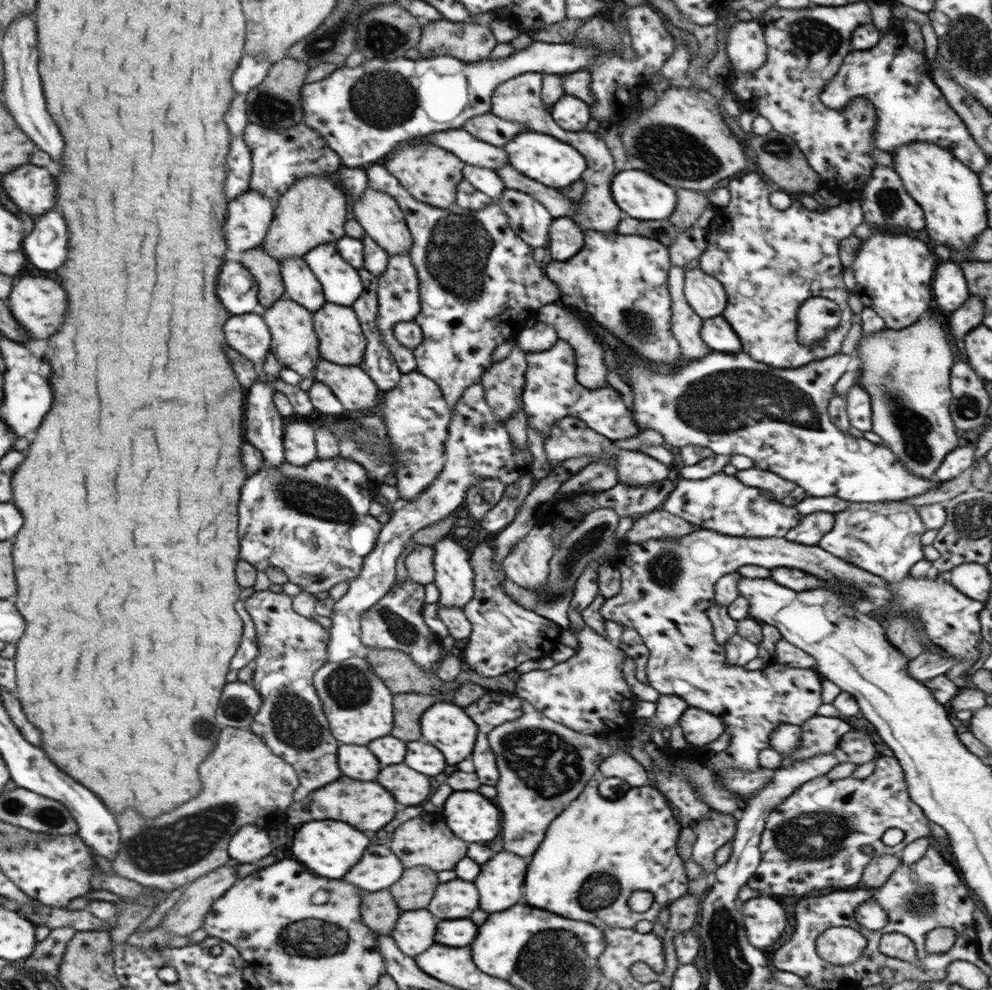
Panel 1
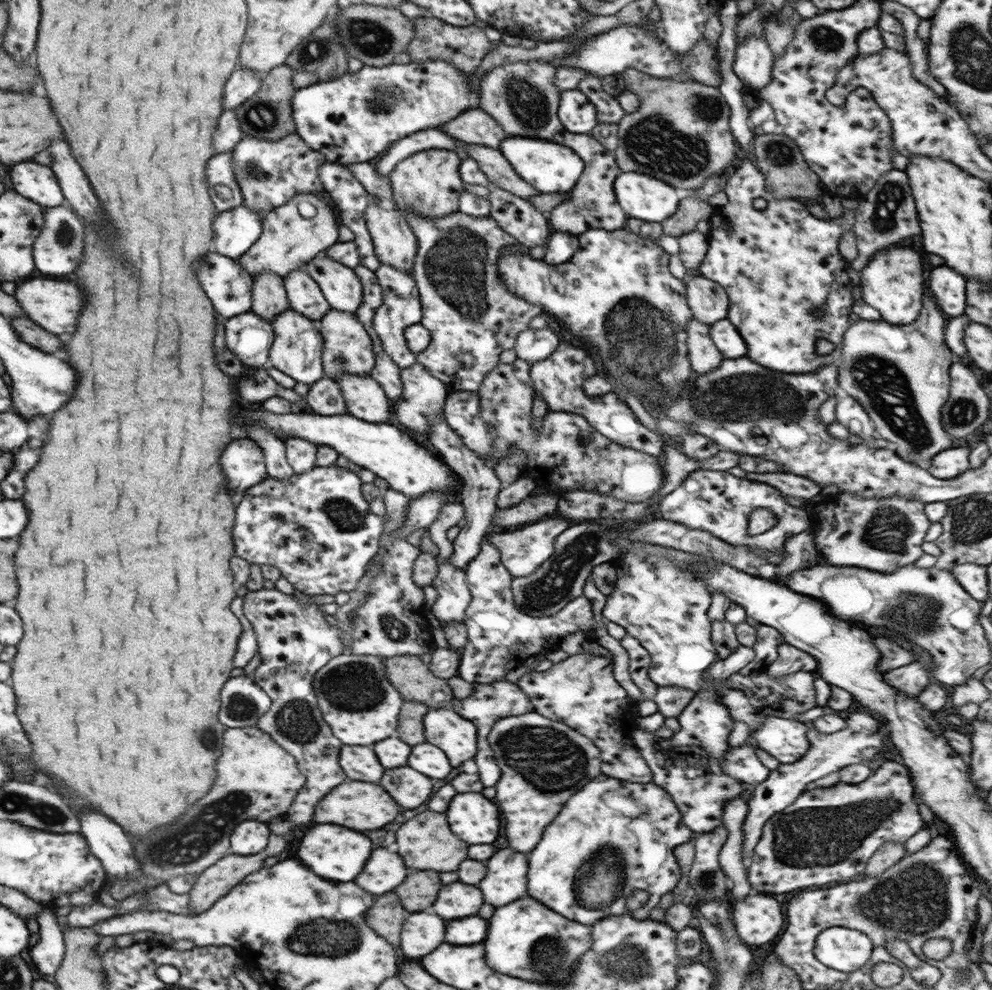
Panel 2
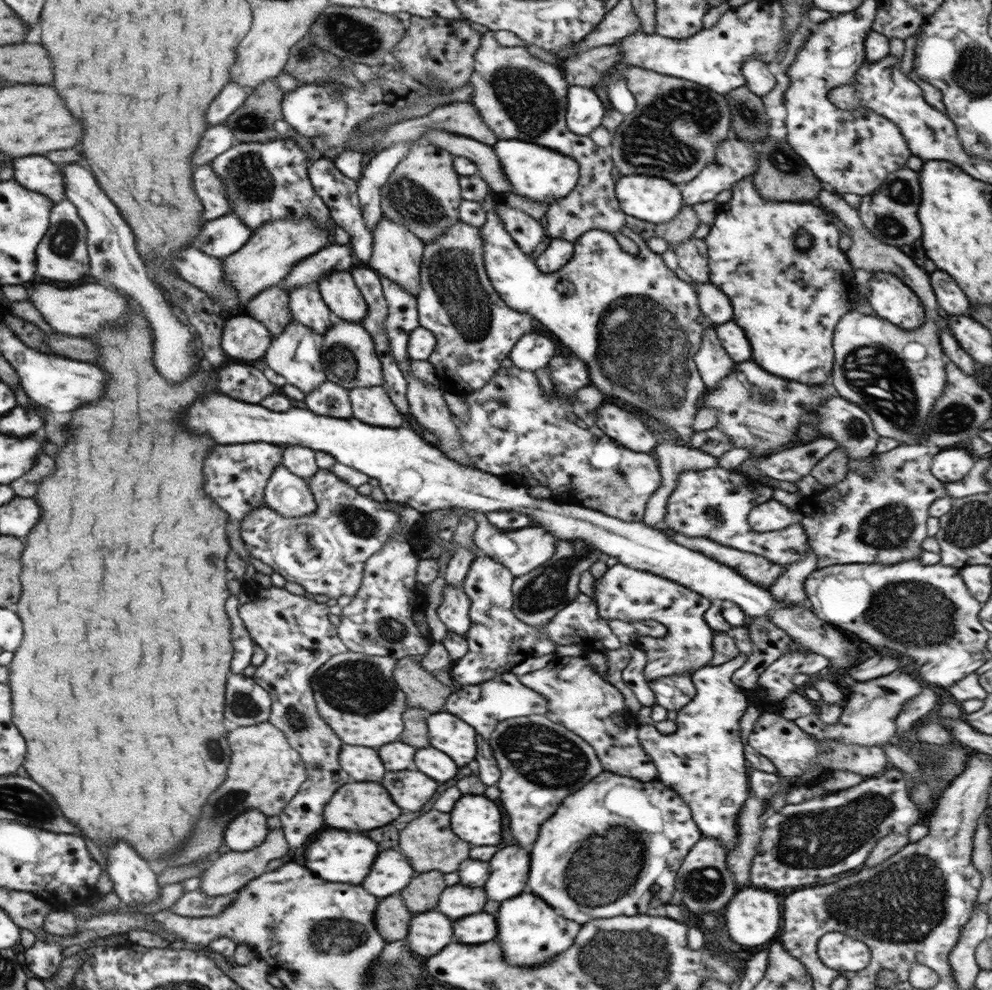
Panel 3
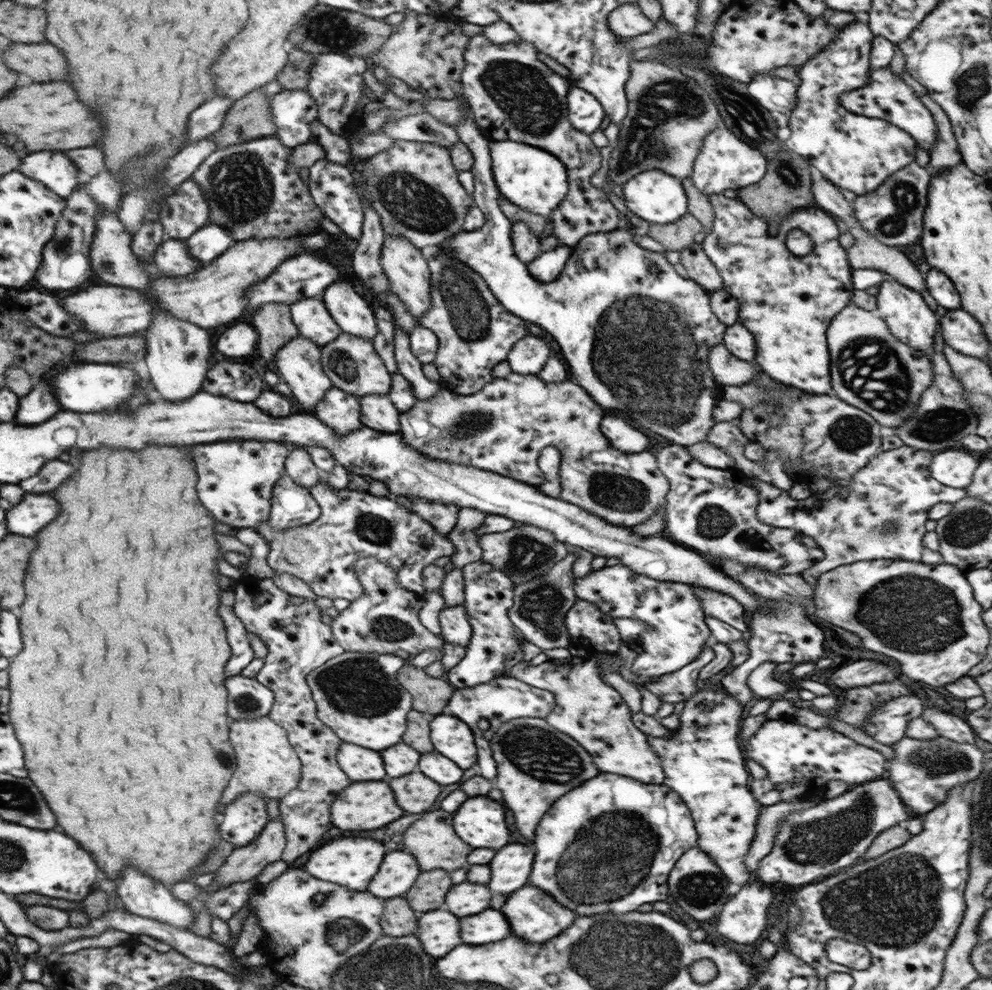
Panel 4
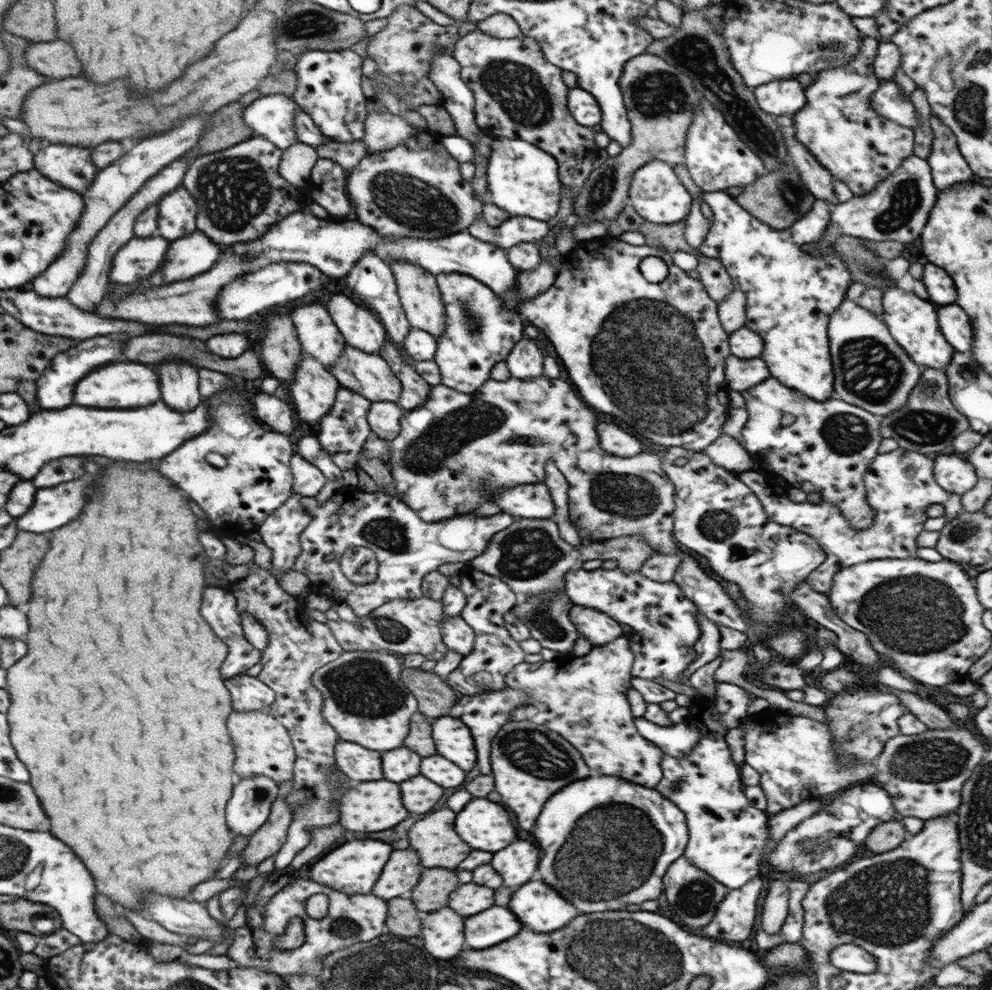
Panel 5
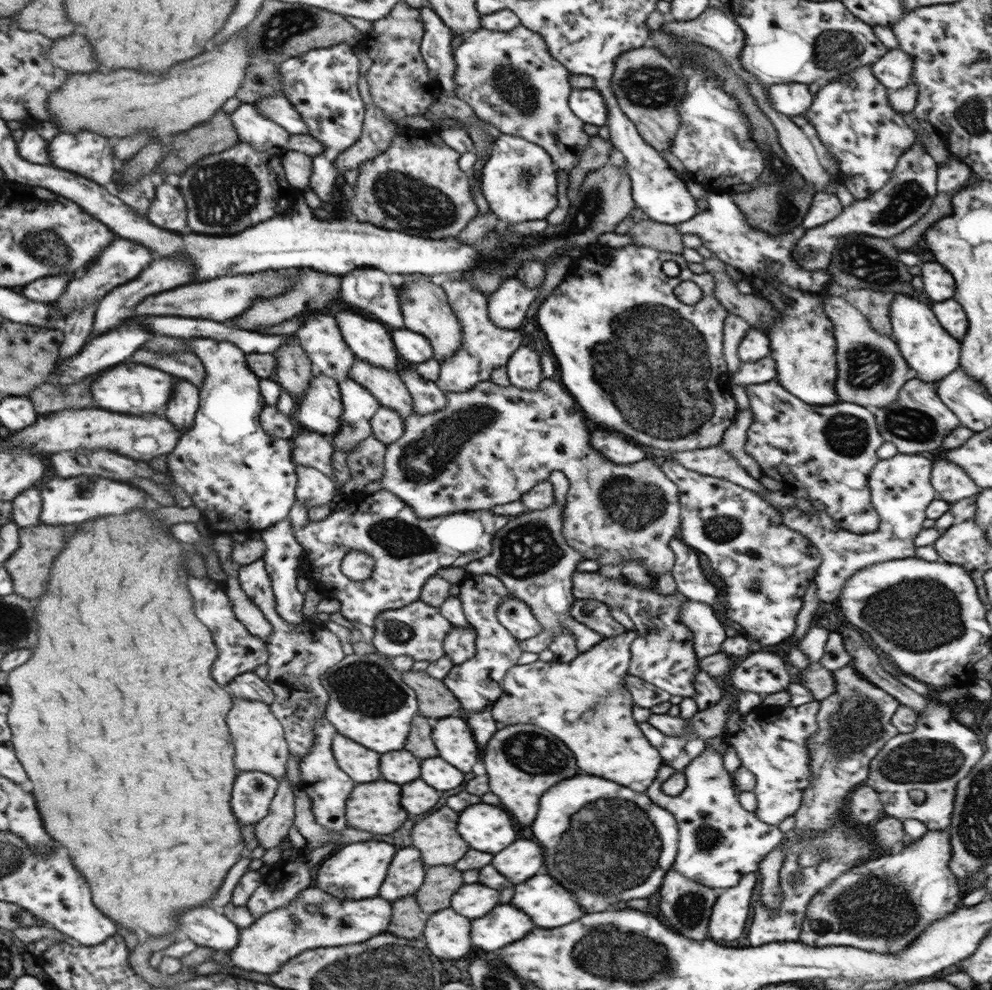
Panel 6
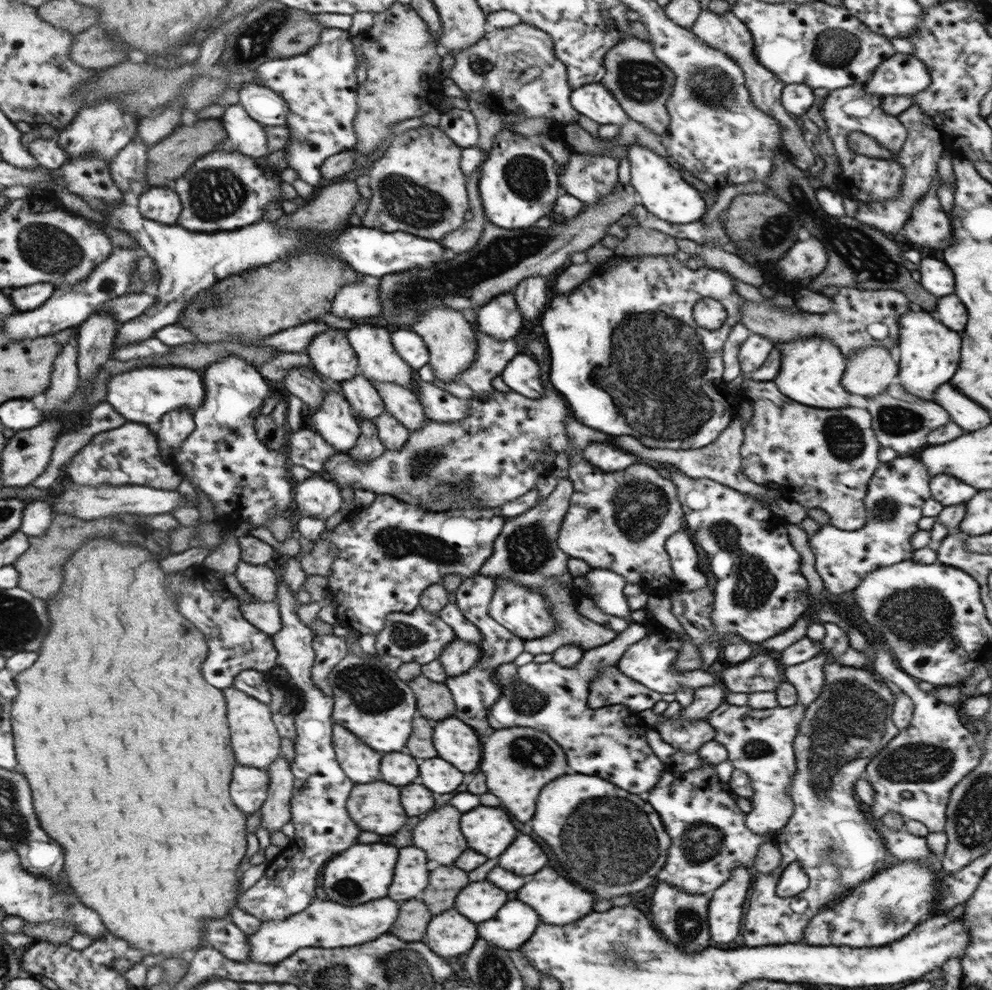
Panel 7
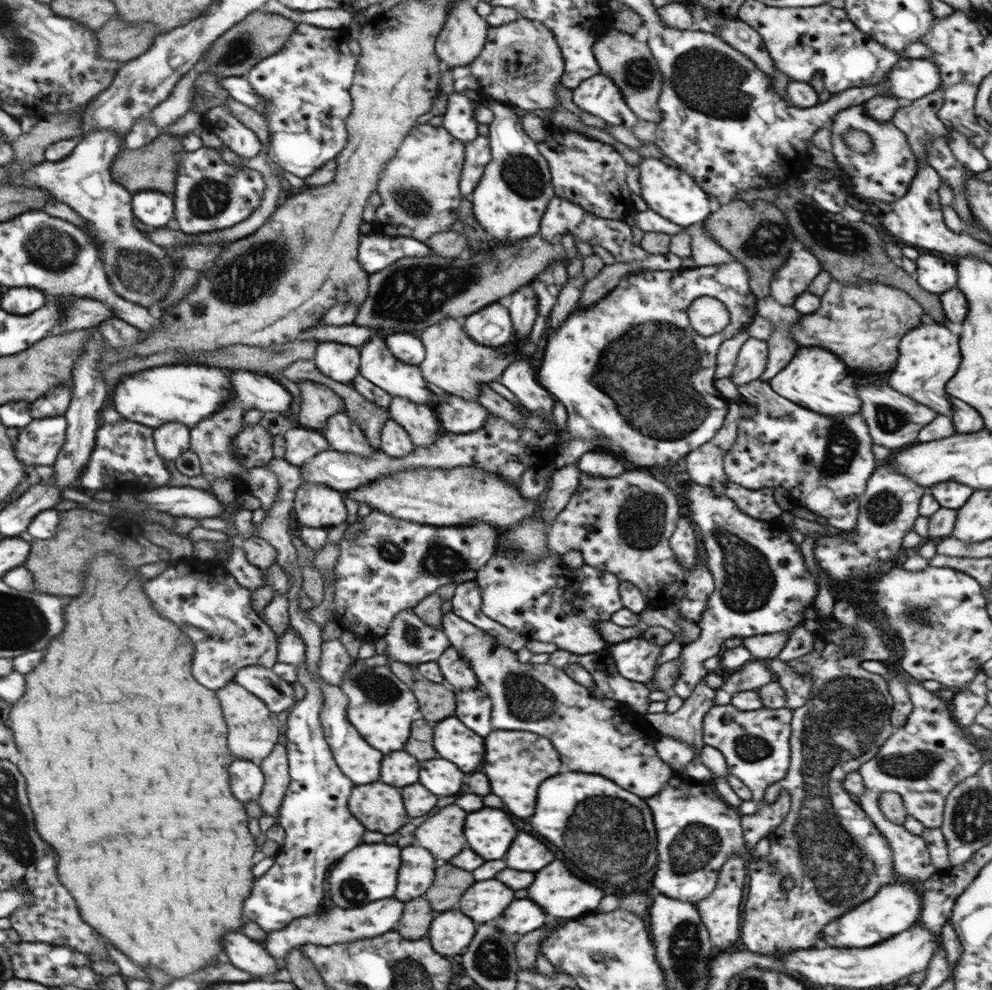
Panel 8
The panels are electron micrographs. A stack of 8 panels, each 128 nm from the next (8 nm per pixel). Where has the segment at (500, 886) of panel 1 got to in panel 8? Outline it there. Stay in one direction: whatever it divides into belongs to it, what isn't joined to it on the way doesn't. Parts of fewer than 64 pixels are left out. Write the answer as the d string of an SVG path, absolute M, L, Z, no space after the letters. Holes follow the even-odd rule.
M523 832L515 836L509 852L505 854L505 864L519 872L537 872L551 860L553 854L541 842L537 842L537 838Z

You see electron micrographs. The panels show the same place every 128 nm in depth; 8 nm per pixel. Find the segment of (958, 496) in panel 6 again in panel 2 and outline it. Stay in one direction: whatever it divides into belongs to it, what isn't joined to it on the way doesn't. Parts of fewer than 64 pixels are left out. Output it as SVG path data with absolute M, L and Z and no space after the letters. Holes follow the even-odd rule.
M951 447L937 452L925 467L927 472L938 479L952 479L958 477L969 468L968 447Z

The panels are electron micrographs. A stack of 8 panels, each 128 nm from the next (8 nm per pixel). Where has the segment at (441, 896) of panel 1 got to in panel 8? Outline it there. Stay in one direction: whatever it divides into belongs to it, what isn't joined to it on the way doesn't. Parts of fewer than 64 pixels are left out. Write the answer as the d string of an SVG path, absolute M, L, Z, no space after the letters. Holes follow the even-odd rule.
M497 880L473 882L457 902L457 910L465 912L473 922L487 922L497 918L513 900L513 892Z

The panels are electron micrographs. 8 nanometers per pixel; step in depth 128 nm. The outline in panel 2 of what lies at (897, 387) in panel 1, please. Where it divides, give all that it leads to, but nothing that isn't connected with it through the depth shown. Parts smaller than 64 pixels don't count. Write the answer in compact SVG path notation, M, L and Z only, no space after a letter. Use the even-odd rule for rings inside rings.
M923 286L922 308L912 323L894 326L877 320L861 320L849 323L841 336L841 356L837 364L839 386L855 396L857 403L865 409L873 424L874 434L887 440L894 453L908 463L920 463L926 467L930 460L941 450L951 448L951 439L944 432L941 423L941 407L946 404L949 394L948 371L956 362L943 338L947 318L935 304L928 286Z

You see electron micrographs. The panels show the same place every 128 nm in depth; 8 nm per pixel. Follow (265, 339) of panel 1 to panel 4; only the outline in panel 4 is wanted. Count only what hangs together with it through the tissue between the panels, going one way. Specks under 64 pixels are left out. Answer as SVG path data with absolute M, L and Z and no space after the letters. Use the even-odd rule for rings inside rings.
M243 322L229 324L219 330L212 348L215 348L218 354L241 361L255 350L257 336L253 325Z

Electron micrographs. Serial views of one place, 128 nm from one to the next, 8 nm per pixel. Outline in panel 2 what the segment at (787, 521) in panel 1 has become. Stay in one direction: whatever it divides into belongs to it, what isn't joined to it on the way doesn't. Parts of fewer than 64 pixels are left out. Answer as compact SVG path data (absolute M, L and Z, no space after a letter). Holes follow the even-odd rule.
M695 469L672 492L663 496L654 506L654 514L698 531L709 532L729 545L757 547L765 551L784 549L785 538L797 535L809 527L807 512L786 504L785 498L775 488L761 482L735 477L727 471ZM758 508L765 508L775 516L775 523L768 531L750 535L747 532L749 515Z

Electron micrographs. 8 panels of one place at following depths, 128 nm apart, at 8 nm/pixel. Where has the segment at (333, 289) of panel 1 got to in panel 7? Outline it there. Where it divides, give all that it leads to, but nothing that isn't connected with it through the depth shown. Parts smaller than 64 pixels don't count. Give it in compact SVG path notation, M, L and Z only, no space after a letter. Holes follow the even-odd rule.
M359 321L355 326L343 331L351 348L353 348L358 363L358 374L371 382L397 384L402 388L413 391L413 380L416 378L415 370L412 370L395 353L390 341L390 333L385 328L377 322Z

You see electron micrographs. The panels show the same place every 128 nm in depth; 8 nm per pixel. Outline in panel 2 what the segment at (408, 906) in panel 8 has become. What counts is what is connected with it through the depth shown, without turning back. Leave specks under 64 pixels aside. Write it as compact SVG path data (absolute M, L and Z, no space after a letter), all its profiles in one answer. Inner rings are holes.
M393 892L379 896L371 908L365 912L365 922L373 932L377 932L381 938L385 939L395 948L399 946L399 928L405 918L405 910L401 908L397 896Z

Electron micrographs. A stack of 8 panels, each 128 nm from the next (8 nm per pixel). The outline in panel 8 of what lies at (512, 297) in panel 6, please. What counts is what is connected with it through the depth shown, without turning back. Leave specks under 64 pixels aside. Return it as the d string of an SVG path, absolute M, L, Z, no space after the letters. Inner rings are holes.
M497 301L461 318L461 325L473 342L498 347L513 337L513 327L507 310L505 301Z

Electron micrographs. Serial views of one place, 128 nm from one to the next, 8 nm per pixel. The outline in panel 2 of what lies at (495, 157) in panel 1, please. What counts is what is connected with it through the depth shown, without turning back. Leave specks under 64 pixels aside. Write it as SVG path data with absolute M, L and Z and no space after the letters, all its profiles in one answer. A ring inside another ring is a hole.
M439 129L417 131L412 135L401 138L401 140L397 140L397 142L393 142L386 153L373 161L373 167L377 169L379 175L385 177L395 167L397 161L401 161L415 152L426 149L446 149L453 151L460 160L463 160L464 150L460 148L459 144L462 144L462 142L455 140L449 134Z

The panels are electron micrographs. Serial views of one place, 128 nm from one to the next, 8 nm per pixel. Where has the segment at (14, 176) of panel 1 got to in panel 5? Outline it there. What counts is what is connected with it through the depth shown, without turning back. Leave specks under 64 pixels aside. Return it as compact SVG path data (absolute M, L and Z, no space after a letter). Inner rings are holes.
M48 144L33 156L33 169L42 177L76 193L82 193L96 178L91 148L69 144Z

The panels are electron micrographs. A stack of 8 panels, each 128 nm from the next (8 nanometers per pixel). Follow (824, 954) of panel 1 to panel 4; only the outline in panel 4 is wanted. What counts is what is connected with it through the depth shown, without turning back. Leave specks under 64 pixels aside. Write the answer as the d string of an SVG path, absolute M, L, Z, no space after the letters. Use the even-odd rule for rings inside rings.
M829 939L825 943L825 956L835 965L855 971L866 970L870 966L870 954L863 945L841 939Z

